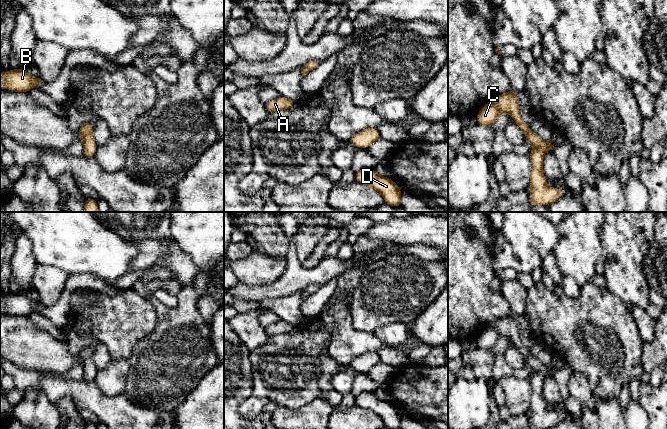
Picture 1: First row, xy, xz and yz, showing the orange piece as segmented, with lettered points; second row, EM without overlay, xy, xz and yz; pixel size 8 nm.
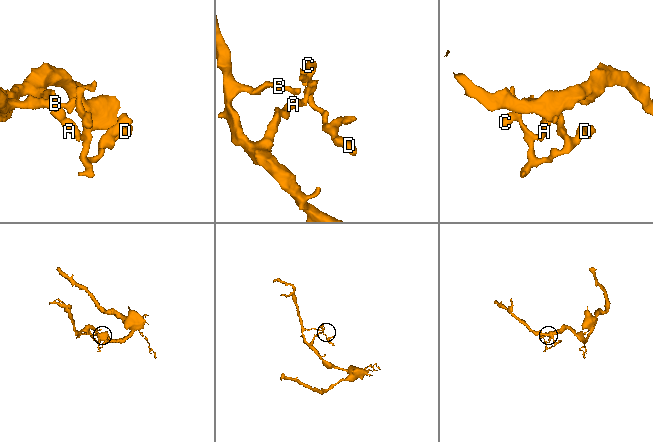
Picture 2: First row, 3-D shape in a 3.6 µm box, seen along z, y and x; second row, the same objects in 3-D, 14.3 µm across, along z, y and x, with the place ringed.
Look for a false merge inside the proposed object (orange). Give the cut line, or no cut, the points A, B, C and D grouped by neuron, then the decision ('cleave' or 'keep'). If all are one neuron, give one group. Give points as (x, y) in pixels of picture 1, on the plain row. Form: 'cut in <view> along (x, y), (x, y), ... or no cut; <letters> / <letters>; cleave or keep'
cut in yz along (534, 370), (538, 370), (544, 375); A B / C D; cleave

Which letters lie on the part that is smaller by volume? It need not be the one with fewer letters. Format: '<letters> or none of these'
C, D

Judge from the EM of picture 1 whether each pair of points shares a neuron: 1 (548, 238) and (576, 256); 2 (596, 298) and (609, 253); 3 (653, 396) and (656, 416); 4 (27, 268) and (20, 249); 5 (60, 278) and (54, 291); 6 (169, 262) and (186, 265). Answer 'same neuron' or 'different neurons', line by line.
1: different neurons
2: different neurons
3: same neuron
4: same neuron
5: same neuron
6: same neuron

